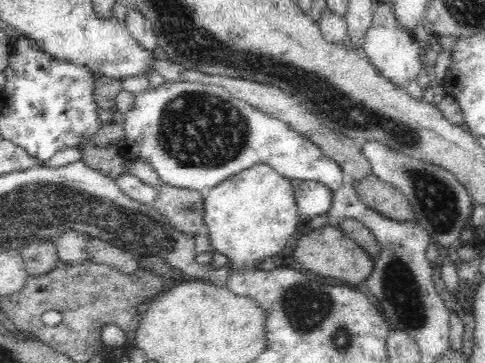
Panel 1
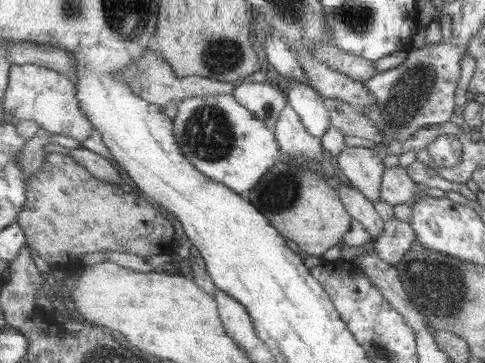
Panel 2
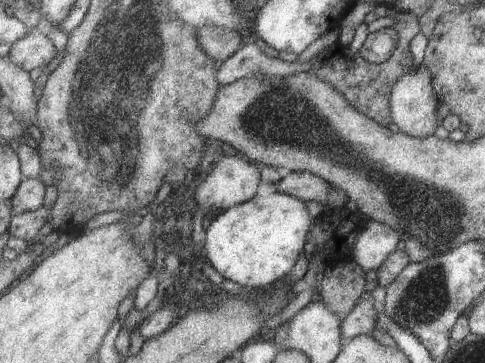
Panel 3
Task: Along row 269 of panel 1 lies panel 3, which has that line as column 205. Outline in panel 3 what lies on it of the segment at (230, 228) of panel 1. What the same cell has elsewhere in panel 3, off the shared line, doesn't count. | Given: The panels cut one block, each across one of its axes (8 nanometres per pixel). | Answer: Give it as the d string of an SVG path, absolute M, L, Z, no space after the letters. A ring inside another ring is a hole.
M273 192L267 198L257 194L253 200L221 212L205 232L205 254L209 264L225 276L249 290L265 290L289 276L303 256L313 216L307 202L289 194Z

